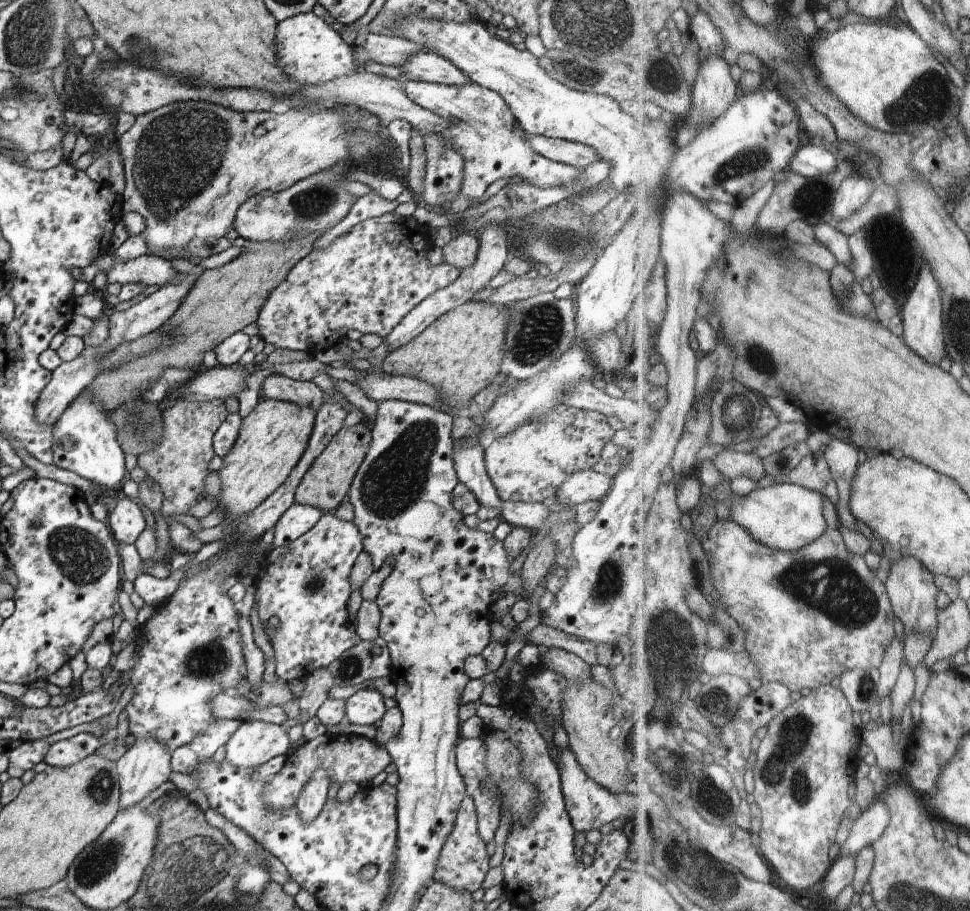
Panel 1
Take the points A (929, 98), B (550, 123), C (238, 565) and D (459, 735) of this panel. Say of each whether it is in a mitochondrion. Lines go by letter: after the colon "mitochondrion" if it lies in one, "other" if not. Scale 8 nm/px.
A: mitochondrion
B: other
C: other
D: other

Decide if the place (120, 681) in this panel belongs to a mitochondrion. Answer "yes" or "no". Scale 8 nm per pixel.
no

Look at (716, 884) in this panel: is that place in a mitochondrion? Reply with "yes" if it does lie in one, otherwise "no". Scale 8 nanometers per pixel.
yes

